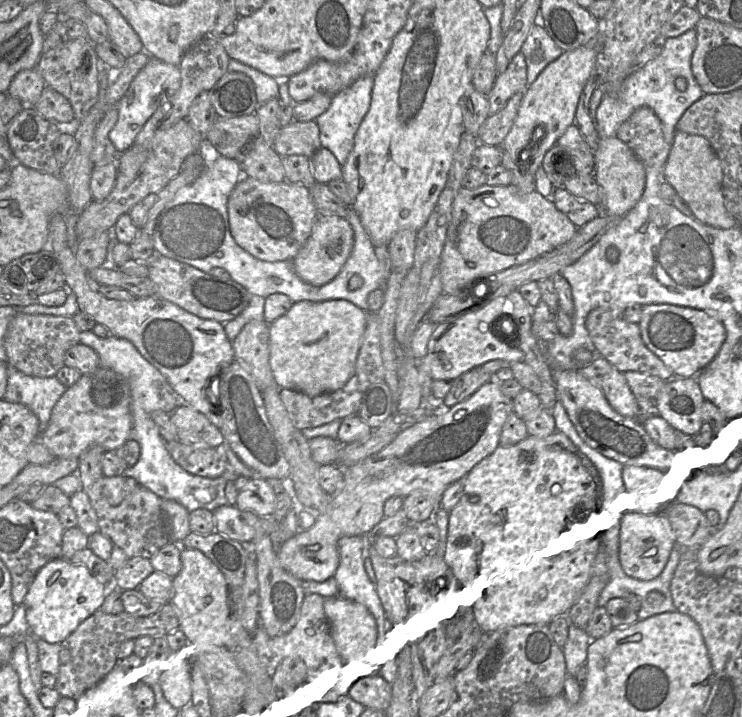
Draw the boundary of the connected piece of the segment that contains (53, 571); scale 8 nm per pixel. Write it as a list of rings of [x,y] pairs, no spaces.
[[[57,558],[36,574],[25,598],[26,620],[37,639],[62,644],[88,617],[100,609],[105,600],[105,585],[98,582],[84,565]]]

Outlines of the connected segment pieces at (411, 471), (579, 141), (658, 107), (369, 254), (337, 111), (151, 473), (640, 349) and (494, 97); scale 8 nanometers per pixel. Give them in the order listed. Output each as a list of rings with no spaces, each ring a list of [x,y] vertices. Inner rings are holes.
[[[492,379],[463,402],[449,409],[426,415],[401,430],[384,449],[343,469],[344,486],[336,495],[329,497],[324,513],[317,515],[312,522],[301,522],[300,531],[276,547],[281,566],[302,582],[321,583],[334,578],[339,566],[338,541],[345,536],[367,536],[383,520],[384,505],[388,499],[396,496],[405,498],[414,493],[426,494],[433,499],[435,515],[432,523],[439,530],[440,541],[438,554],[433,556],[444,558],[449,513],[440,506],[443,493],[500,446],[502,427],[511,413],[513,413],[512,399],[503,395],[499,382]]]
[[[576,123],[566,129],[556,145],[562,147],[567,152],[578,176],[594,177],[594,152],[592,152],[585,141]]]
[[[691,28],[677,37],[662,39],[662,52],[643,68],[630,74],[616,93],[605,93],[597,109],[596,126],[600,138],[616,136],[619,126],[642,106],[651,108],[662,123],[663,135],[673,144],[677,124],[684,112],[705,95],[691,69],[691,57],[697,45],[697,32]],[[683,77],[687,81],[684,91],[679,91],[675,80]]]
[[[215,153],[214,158],[207,163],[196,180],[181,188],[159,215],[152,236],[155,256],[162,255],[206,273],[210,273],[215,267],[223,268],[233,281],[243,286],[251,295],[266,298],[273,293],[282,293],[293,303],[343,299],[368,312],[368,295],[378,288],[384,289],[384,273],[375,254],[375,247],[354,209],[349,208],[345,217],[354,233],[354,246],[350,256],[333,280],[322,286],[313,286],[296,274],[291,260],[275,262],[259,260],[235,242],[229,225],[228,199],[242,177],[239,160]],[[353,275],[359,275],[363,279],[362,287],[357,290],[348,288],[349,279]]]
[[[373,75],[359,78],[351,86],[334,95],[327,111],[315,119],[320,130],[321,146],[330,150],[341,166],[346,163],[354,145],[355,134],[369,110],[372,89]]]
[[[91,330],[81,331],[79,341],[81,344],[93,348],[100,357],[100,365],[122,376],[130,387],[132,428],[129,439],[139,443],[140,457],[133,467],[120,474],[137,480],[140,485],[161,499],[178,502],[188,512],[200,508],[213,512],[218,507],[229,505],[225,495],[225,486],[227,482],[234,481],[238,477],[232,469],[228,468],[220,477],[214,479],[193,475],[180,467],[166,449],[166,443],[151,417],[152,412],[164,411],[165,407],[165,401],[161,398],[161,386],[168,382],[161,372],[140,354],[132,342],[126,339],[113,335],[108,338],[100,338]]]
[[[598,307],[588,314],[586,328],[597,355],[606,359],[621,373],[646,373],[667,382],[676,378],[674,372],[647,348],[638,324],[613,316],[608,308]]]
[[[518,52],[507,69],[498,74],[492,90],[487,99],[489,101],[489,113],[493,115],[506,105],[507,101],[518,92],[525,92],[527,84],[527,65],[525,57]]]

